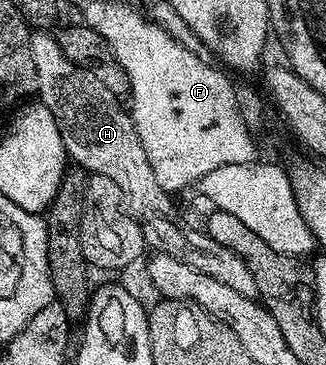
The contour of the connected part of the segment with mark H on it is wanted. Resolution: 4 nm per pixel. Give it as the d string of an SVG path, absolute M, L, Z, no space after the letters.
M35 30L31 33L31 53L33 54L33 66L37 70L38 103L43 104L57 118L57 126L61 130L61 142L65 142L65 150L68 157L78 167L88 173L113 178L117 186L121 186L123 206L127 213L141 226L144 245L155 252L164 252L173 258L181 258L185 266L193 266L193 270L201 270L203 274L209 274L211 278L217 278L225 286L233 286L242 296L254 297L255 276L249 270L249 266L233 250L221 246L221 242L213 242L206 232L189 230L182 217L180 209L175 208L172 193L165 191L153 174L153 166L149 166L149 158L145 154L145 146L141 146L141 138L137 138L135 124L131 121L131 113L126 107L118 108L117 98L100 82L94 74L89 74L81 66L69 62L65 58L65 50L61 50L58 39L50 31Z

